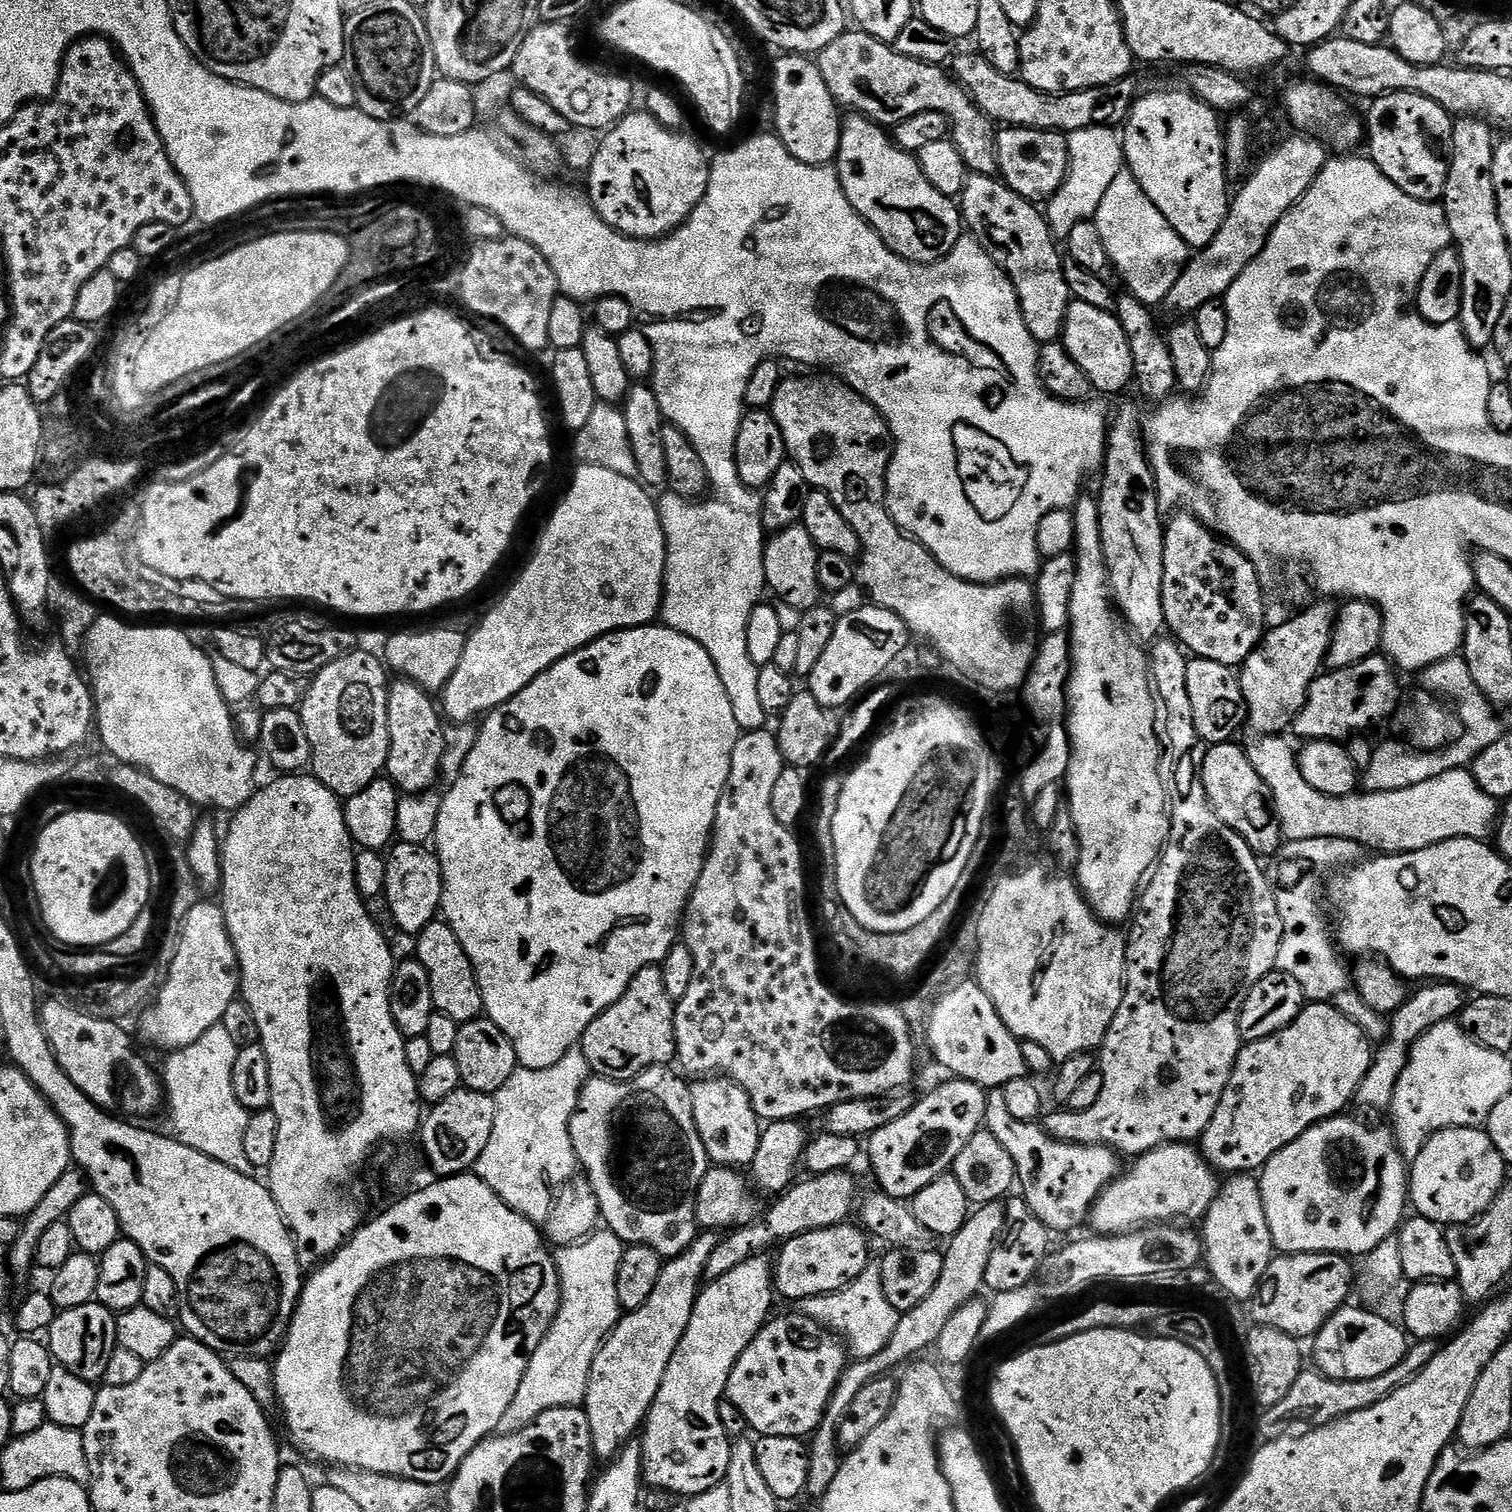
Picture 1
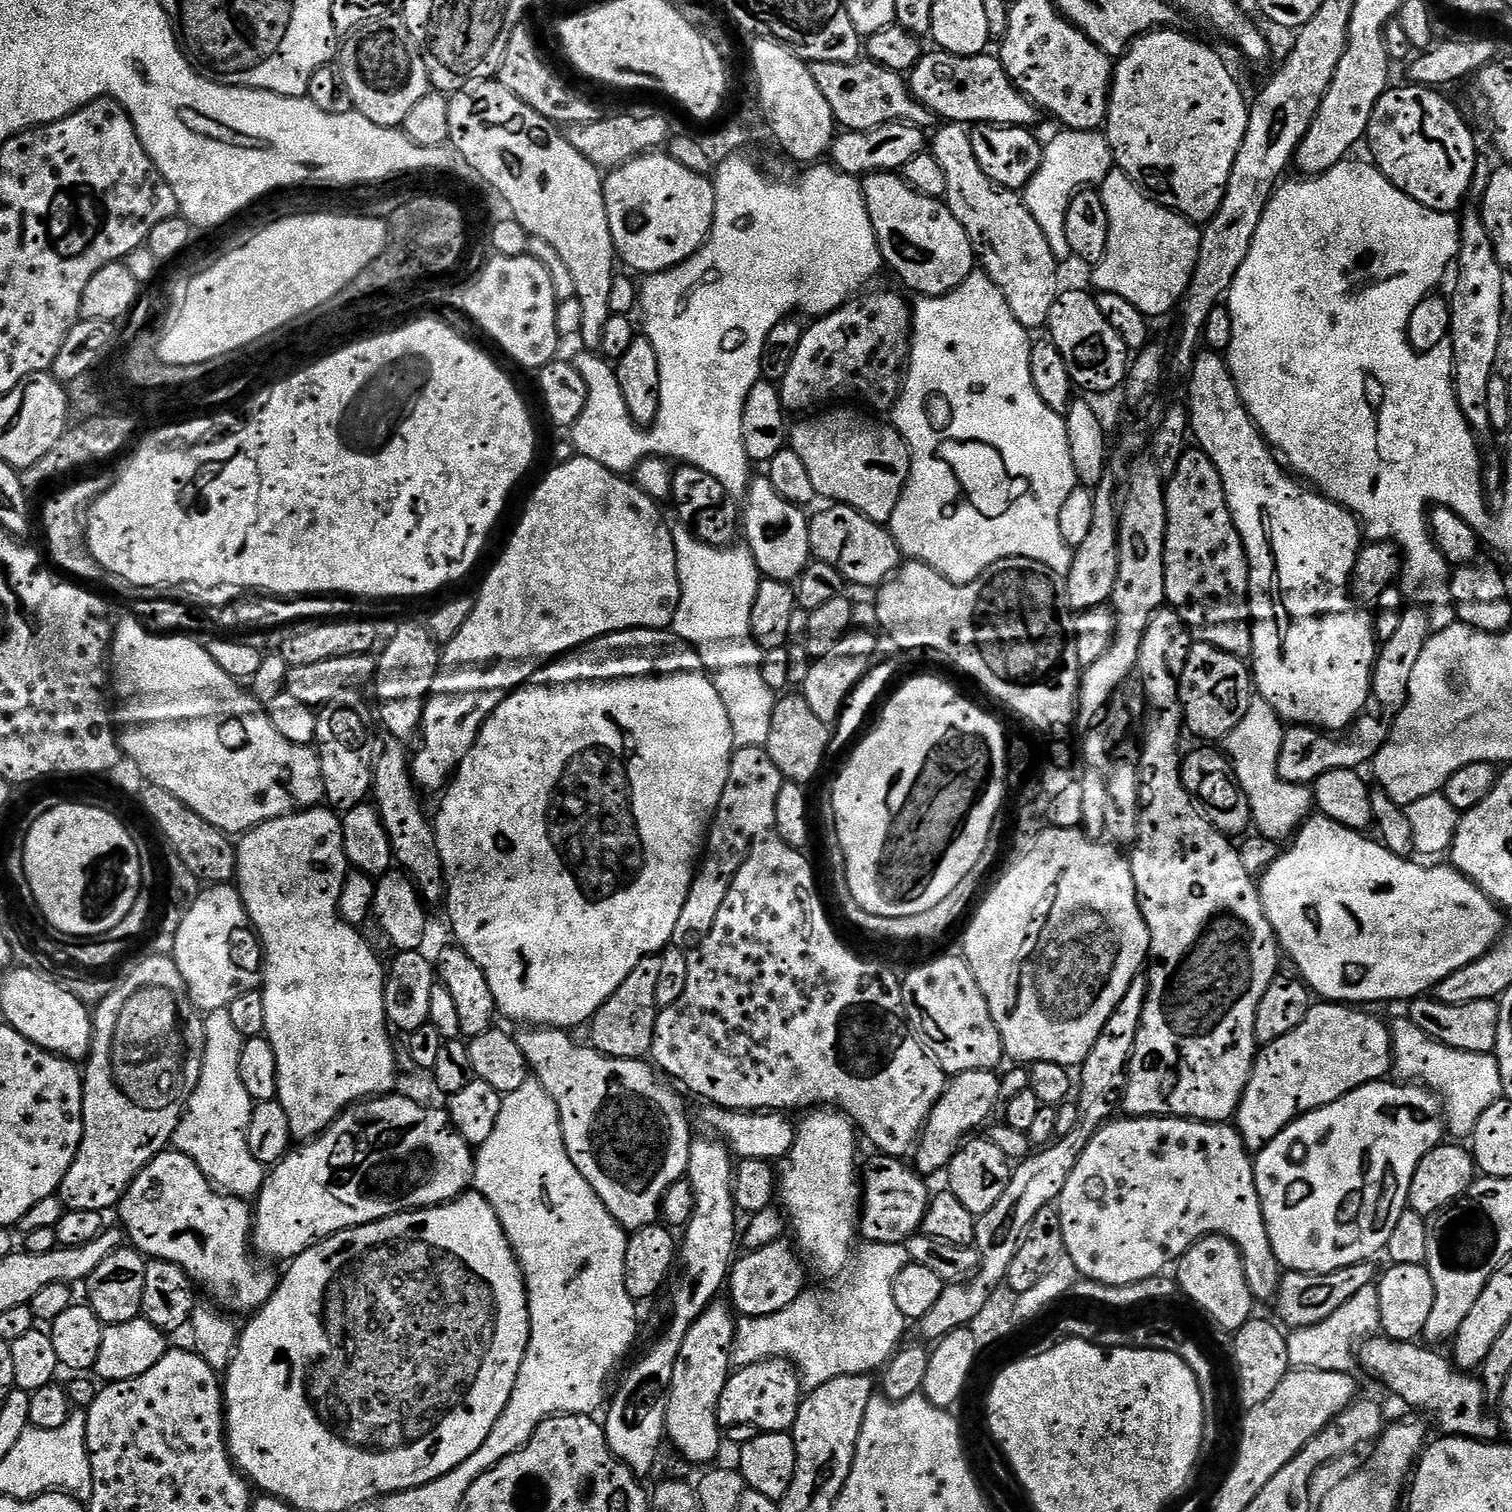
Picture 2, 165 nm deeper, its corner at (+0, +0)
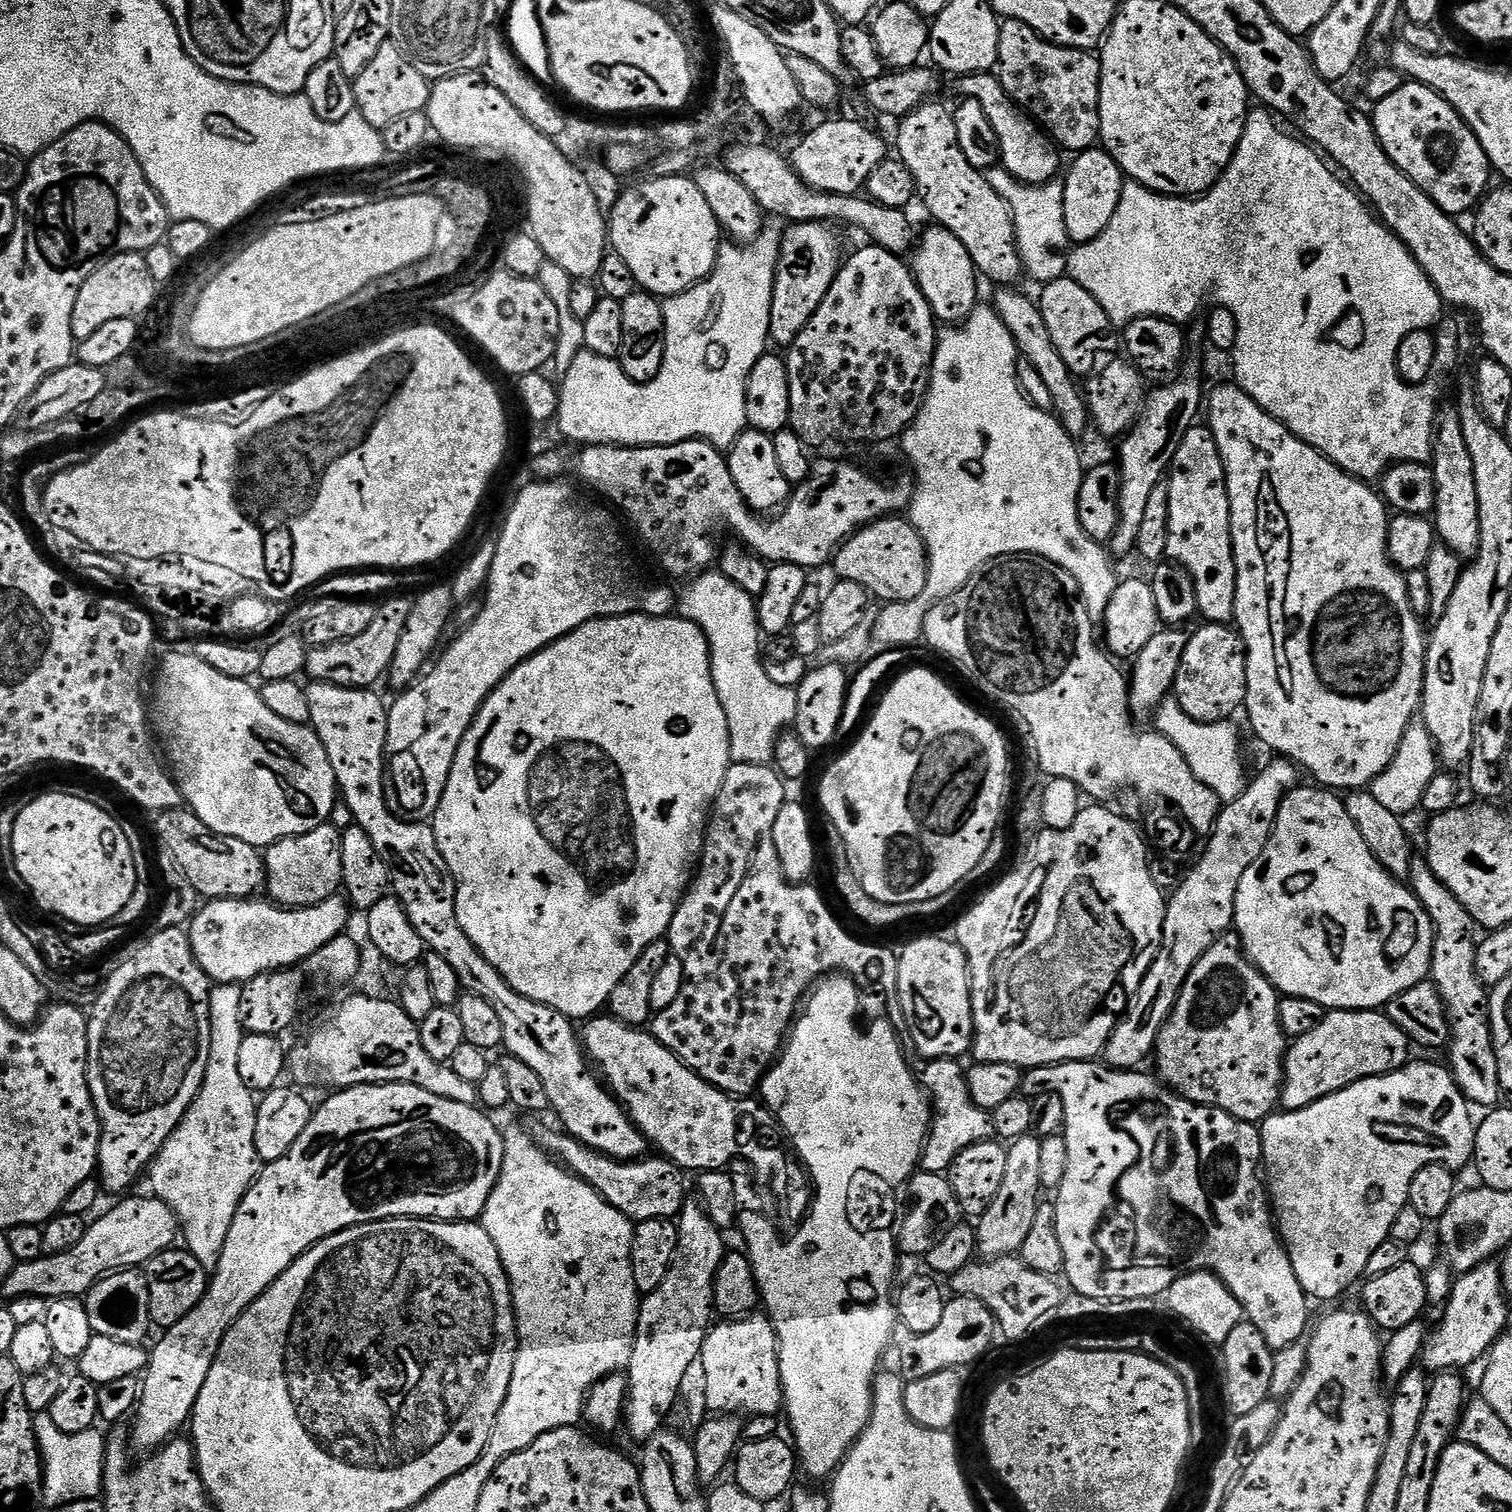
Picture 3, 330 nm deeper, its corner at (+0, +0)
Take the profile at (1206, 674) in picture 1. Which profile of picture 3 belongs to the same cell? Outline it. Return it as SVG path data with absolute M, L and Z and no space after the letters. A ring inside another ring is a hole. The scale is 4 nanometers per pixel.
M1201 623L1197 632L1193 631L1188 638L1186 654L1182 654L1182 666L1178 666L1174 699L1180 703L1182 710L1203 724L1216 724L1219 720L1233 719L1236 711L1245 707L1244 699L1248 693L1248 651L1244 637L1235 627L1228 624Z

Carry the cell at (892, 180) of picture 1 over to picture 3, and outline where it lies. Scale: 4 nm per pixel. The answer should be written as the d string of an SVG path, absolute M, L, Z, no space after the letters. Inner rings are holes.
M939 226L931 227L921 236L919 233L916 251L910 258L912 275L916 277L916 285L922 290L937 321L944 326L956 326L967 320L968 315L978 307L978 273L966 246L962 246L962 242L958 242L958 238L950 234L950 230Z

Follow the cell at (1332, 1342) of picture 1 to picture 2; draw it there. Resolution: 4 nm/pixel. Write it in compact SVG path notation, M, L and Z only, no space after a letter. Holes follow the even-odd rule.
M1373 1334L1359 1345L1358 1364L1370 1375L1382 1380L1398 1399L1405 1400L1410 1407L1433 1412L1441 1433L1464 1436L1467 1440L1499 1441L1502 1424L1497 1417L1495 1420L1488 1416L1490 1401L1484 1389L1484 1381L1457 1368L1449 1357L1447 1360L1436 1352L1439 1351L1420 1342L1392 1340L1383 1334Z

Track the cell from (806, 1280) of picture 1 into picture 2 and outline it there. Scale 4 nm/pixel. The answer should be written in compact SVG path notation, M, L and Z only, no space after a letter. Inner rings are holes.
M781 1238L761 1248L745 1251L745 1256L741 1255L733 1263L726 1281L726 1292L732 1295L731 1307L740 1316L778 1314L778 1310L786 1310L790 1302L794 1302L806 1291L805 1261L798 1255L797 1249L793 1245L792 1249L786 1241L787 1239Z

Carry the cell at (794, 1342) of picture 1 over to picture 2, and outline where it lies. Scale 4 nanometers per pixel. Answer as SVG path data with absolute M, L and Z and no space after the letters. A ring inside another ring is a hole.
M787 1358L763 1360L745 1368L736 1368L729 1375L722 1398L718 1398L716 1417L724 1430L741 1423L765 1432L788 1432L796 1421L801 1399L800 1373L795 1364Z

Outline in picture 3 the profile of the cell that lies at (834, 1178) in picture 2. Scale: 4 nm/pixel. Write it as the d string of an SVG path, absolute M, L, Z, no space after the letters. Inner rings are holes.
M832 974L821 979L811 989L806 1007L797 1015L778 1059L764 1075L758 1089L759 1095L764 1095L774 1107L780 1108L778 1118L787 1125L789 1138L794 1147L807 1157L815 1171L817 1183L817 1200L813 1202L815 1215L812 1216L811 1223L807 1224L807 1228L804 1228L800 1237L792 1240L791 1244L782 1246L778 1238L772 1236L771 1231L764 1230L761 1236L752 1232L748 1236L752 1245L746 1248L746 1255L756 1275L756 1284L760 1288L763 1311L772 1321L772 1327L776 1329L776 1343L780 1350L780 1381L784 1387L783 1411L786 1416L788 1412L788 1424L792 1427L790 1440L798 1453L799 1467L803 1471L805 1468L816 1480L822 1479L823 1476L831 1477L835 1473L848 1455L848 1451L852 1449L852 1443L867 1426L872 1413L872 1383L876 1373L881 1371L880 1359L883 1358L884 1351L892 1340L892 1331L898 1328L896 1301L893 1296L898 1263L898 1240L893 1229L891 1232L890 1229L884 1228L884 1184L907 1185L909 1178L920 1168L920 1155L924 1153L924 1144L928 1141L928 1130L932 1126L930 1097L924 1091L917 1073L908 1069L908 1064L904 1061L904 1052L900 1049L900 1040L896 1037L897 1029L891 1019L876 1020L865 1032L856 1025L856 1015L860 1012L859 991L861 992L861 989L856 981L843 974Z

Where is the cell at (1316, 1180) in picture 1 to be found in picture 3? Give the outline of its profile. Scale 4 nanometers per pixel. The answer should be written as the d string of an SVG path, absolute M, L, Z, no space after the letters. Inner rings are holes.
M1415 1060L1405 1064L1396 1072L1387 1072L1385 1076L1375 1076L1354 1082L1297 1112L1284 1110L1279 1114L1267 1116L1259 1125L1260 1145L1264 1151L1262 1168L1266 1173L1266 1191L1270 1197L1274 1223L1283 1246L1288 1252L1290 1262L1294 1266L1294 1274L1298 1274L1298 1282L1302 1290L1313 1301L1336 1300L1356 1279L1359 1281L1365 1275L1366 1262L1370 1262L1370 1254L1374 1254L1374 1250L1378 1250L1378 1246L1382 1246L1382 1242L1391 1237L1397 1212L1408 1204L1408 1191L1415 1169L1425 1168L1431 1164L1445 1164L1447 1168L1461 1170L1460 1168L1466 1167L1467 1164L1469 1167L1473 1163L1477 1121L1472 1120L1471 1110L1473 1109L1469 1101L1457 1086L1451 1071L1443 1063L1440 1065L1431 1064L1428 1060Z

